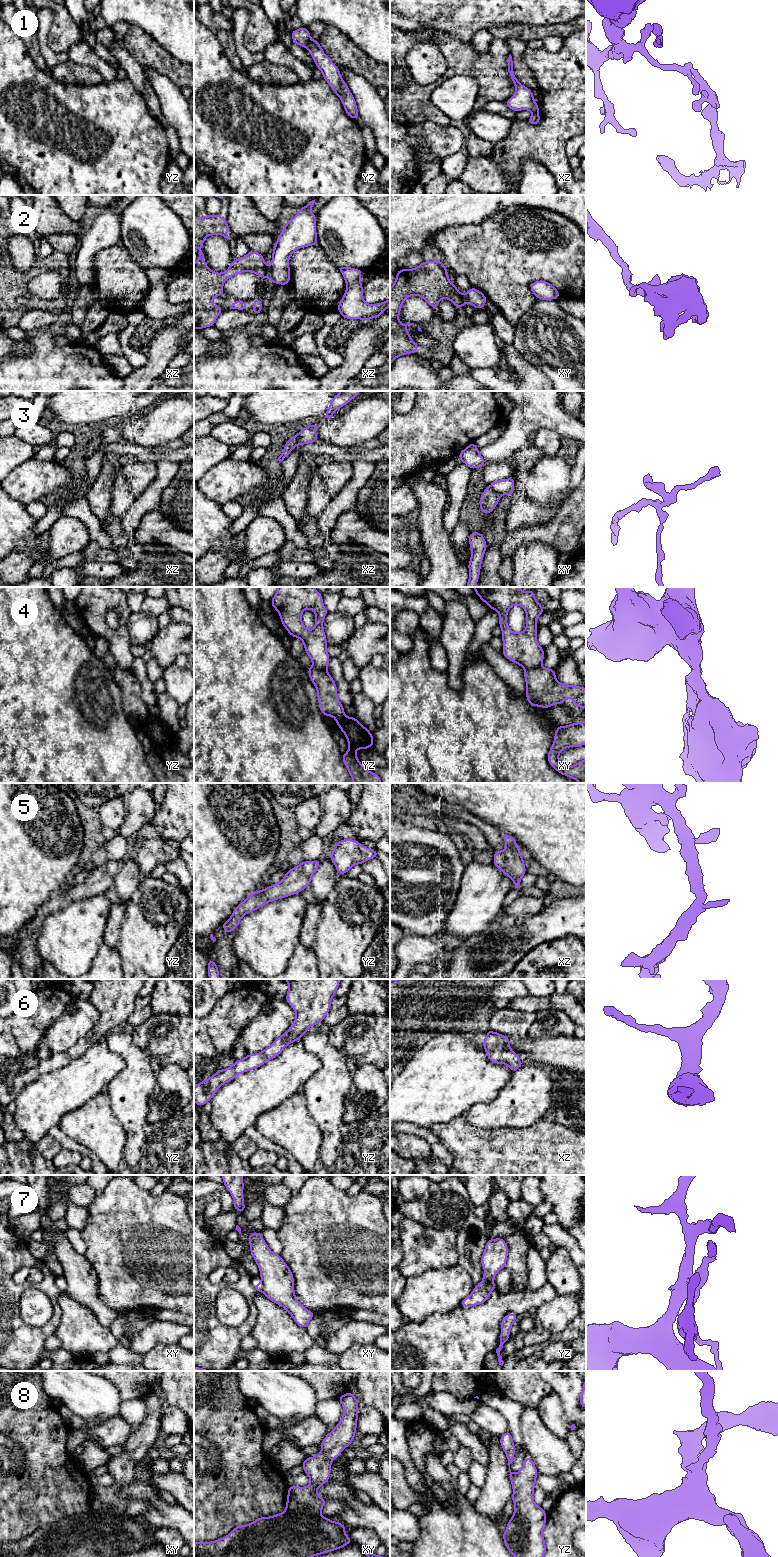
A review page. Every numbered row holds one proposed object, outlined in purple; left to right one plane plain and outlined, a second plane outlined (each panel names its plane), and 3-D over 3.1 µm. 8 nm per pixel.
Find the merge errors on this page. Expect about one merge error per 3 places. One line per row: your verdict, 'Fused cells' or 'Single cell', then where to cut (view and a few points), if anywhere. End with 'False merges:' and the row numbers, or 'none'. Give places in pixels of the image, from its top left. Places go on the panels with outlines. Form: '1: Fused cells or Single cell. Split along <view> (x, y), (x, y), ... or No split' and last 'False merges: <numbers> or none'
1: Fused cells. Split along yz (311, 40), (306, 47)
2: Fused cells. Split along xz (267, 268), (268, 276)
3: Fused cells. Split along xy (489, 486), (501, 494)
4: Fused cells. Split along xy (540, 664), (528, 667), (525, 670)
5: Single cell. No split
6: Single cell. No split
7: Fused cells. Split along xy (262, 1282), (260, 1290)
8: Single cell. No split
False merges: 1, 2, 3, 4, 7

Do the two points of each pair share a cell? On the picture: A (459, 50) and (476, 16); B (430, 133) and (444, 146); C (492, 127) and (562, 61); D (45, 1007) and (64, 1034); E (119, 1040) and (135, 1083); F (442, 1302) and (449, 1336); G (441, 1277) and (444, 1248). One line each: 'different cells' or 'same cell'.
A: different cells
B: same cell
C: different cells
D: different cells
E: same cell
F: different cells
G: different cells

